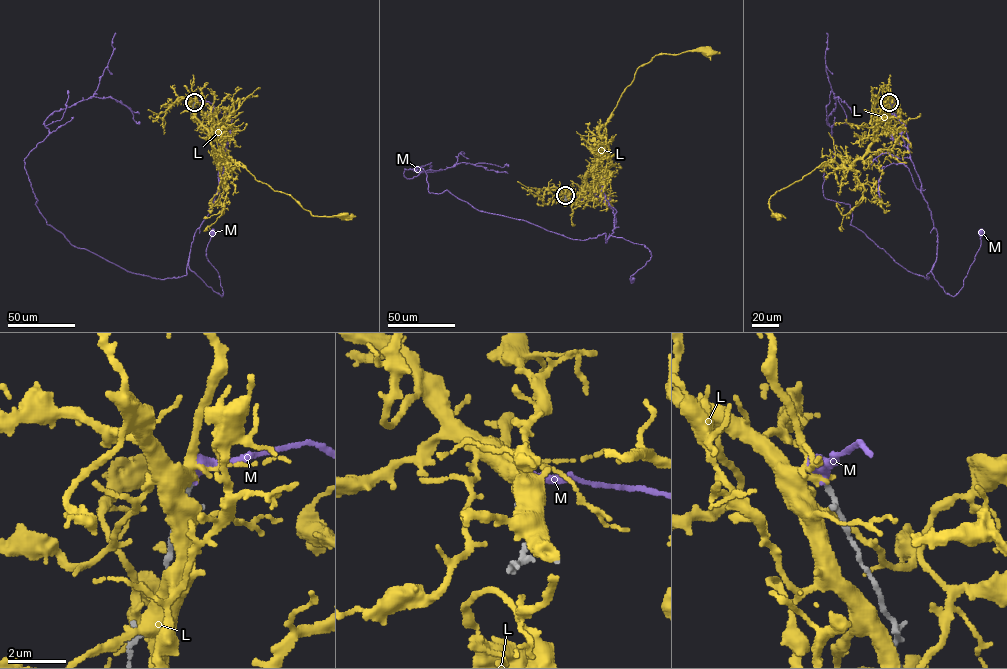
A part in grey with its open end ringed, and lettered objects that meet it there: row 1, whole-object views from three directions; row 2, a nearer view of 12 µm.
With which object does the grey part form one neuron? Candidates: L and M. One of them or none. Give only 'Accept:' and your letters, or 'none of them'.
Accept: M

